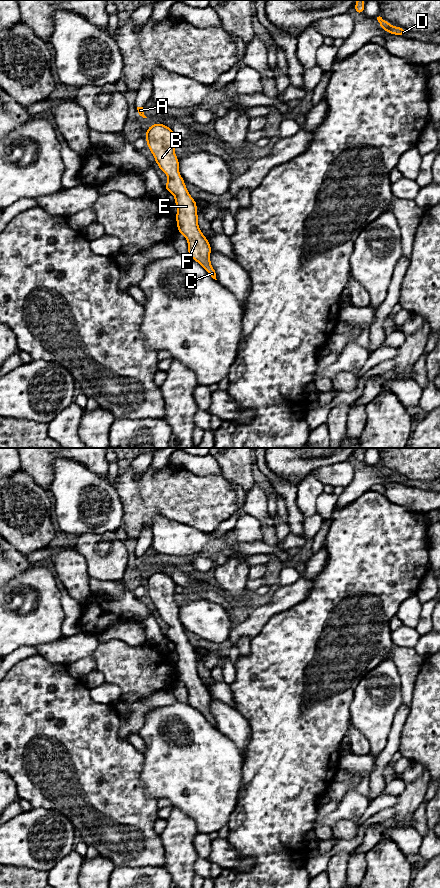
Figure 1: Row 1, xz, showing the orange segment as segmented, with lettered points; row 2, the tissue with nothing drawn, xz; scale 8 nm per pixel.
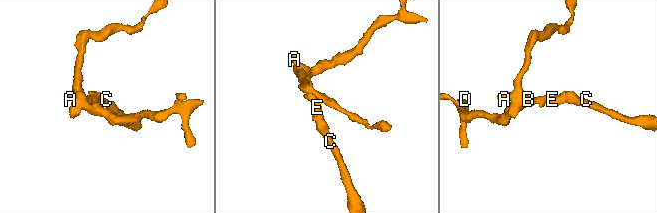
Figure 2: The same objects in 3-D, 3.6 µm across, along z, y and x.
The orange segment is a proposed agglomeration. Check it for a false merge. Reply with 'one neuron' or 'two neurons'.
one neuron

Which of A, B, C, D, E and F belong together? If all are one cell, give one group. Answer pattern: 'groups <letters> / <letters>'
groups A B C D E F

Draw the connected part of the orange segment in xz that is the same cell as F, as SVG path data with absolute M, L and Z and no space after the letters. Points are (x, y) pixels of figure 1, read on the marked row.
M161 123L151 125L146 130L146 142L151 153L153 154L155 161L161 171L169 176L165 189L175 196L175 204L177 206L177 228L180 234L184 235L188 241L188 255L195 261L197 261L206 272L215 280L216 273L210 263L211 246L207 238L202 234L198 227L198 215L196 201L190 196L185 186L185 182L182 176L178 173L179 161L174 152L176 136L170 127Z

